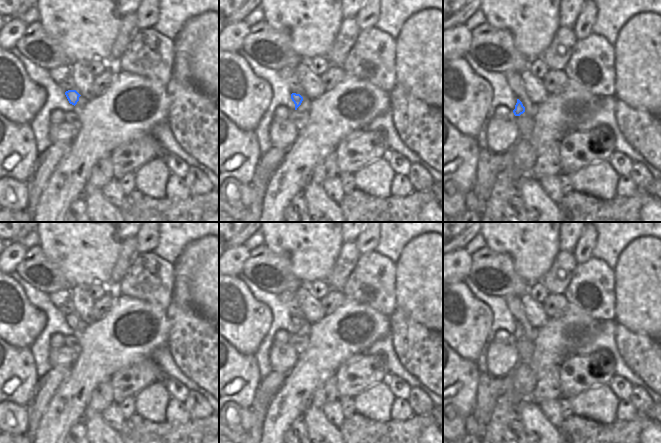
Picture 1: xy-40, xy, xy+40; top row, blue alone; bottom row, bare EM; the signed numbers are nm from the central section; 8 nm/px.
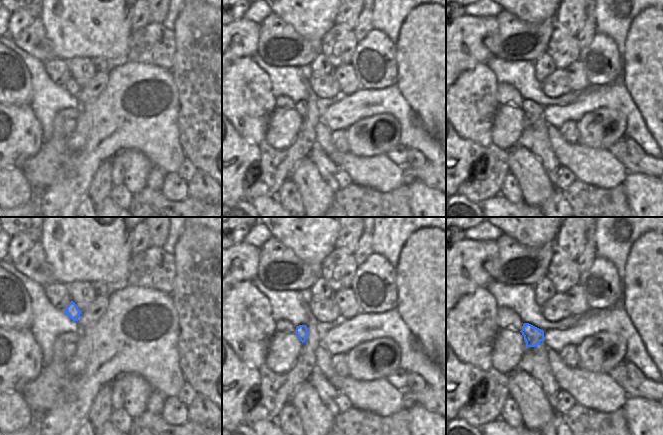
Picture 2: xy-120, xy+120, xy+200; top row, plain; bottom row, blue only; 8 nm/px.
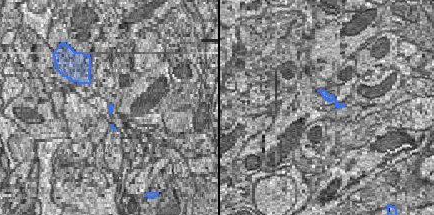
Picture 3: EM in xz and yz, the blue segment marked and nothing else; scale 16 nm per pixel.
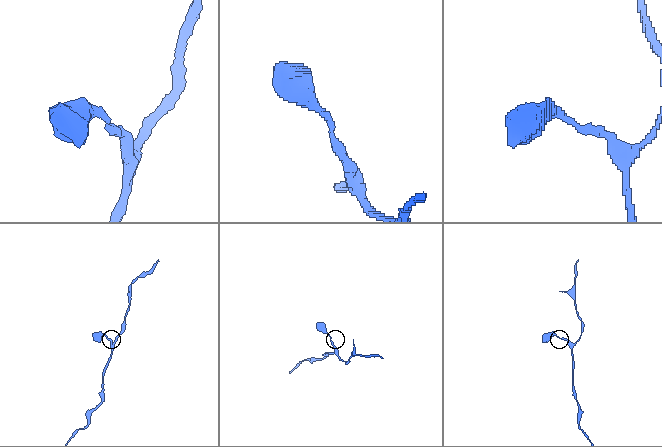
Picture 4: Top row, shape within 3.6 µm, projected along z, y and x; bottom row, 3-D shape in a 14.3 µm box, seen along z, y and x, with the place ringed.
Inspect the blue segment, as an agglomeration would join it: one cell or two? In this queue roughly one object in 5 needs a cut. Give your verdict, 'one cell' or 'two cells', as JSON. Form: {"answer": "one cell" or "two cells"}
{"answer": "one cell"}

